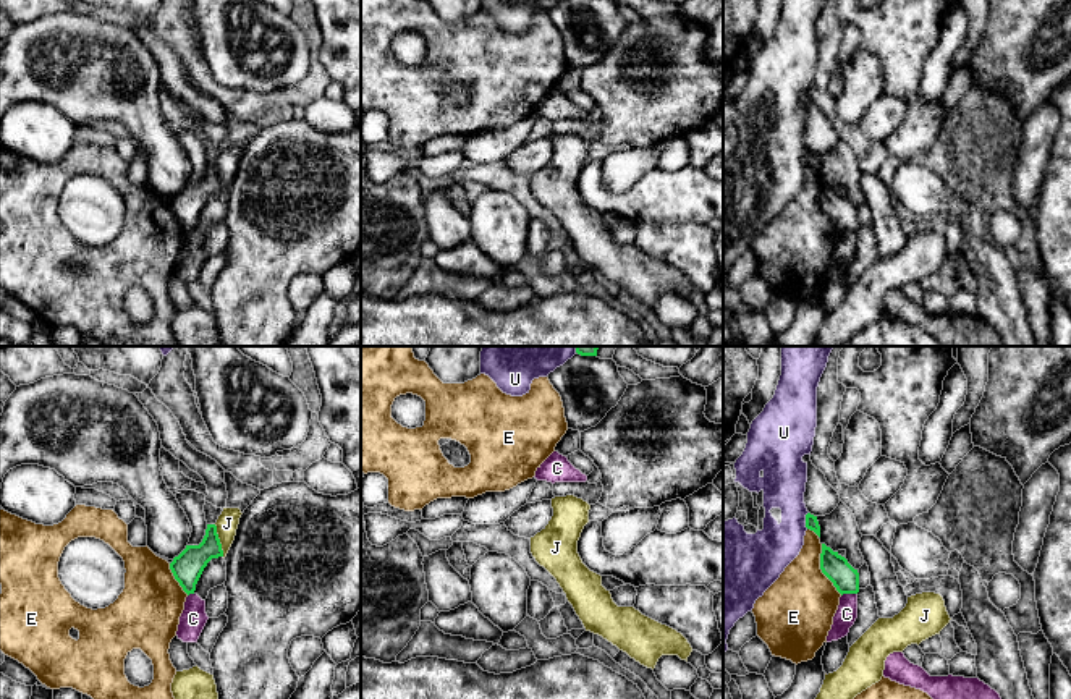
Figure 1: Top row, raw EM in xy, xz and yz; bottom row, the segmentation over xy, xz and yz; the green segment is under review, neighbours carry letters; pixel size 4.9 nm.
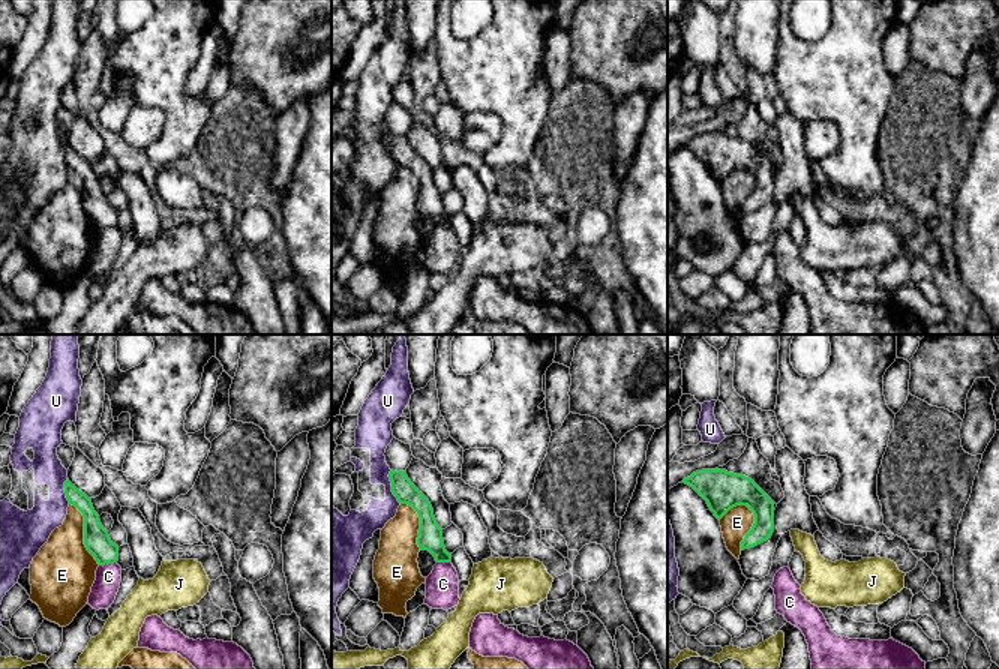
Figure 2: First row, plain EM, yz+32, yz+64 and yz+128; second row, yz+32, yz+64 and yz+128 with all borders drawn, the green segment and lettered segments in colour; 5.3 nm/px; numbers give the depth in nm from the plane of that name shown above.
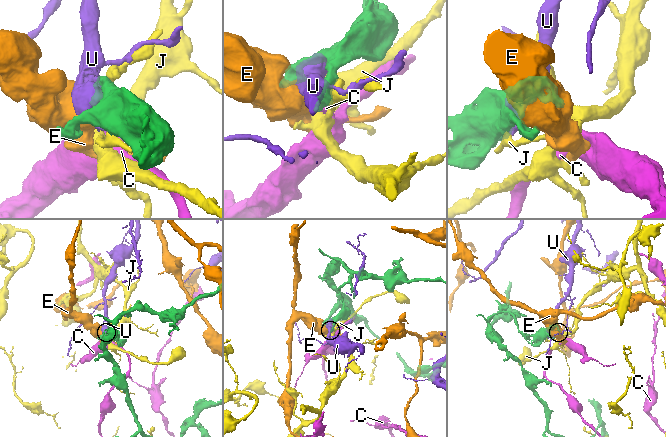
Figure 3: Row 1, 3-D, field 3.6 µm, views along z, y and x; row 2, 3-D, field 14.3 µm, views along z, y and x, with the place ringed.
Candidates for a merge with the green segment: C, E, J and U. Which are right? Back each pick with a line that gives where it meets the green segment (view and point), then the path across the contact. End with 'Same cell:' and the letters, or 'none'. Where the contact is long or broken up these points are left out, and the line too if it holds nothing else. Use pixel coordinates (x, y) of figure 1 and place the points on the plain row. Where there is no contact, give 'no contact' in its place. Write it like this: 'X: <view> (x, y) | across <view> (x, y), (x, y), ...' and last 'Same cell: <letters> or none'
Same cell: none

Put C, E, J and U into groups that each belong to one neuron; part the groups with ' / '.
C / E / J / U

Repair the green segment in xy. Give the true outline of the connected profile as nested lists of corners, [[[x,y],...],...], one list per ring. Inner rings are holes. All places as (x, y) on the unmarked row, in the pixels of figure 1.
[[[207,162],[205,173],[199,183],[186,186],[173,196],[170,207],[183,228],[194,231],[196,222],[212,196],[223,194],[222,181],[215,162]]]

